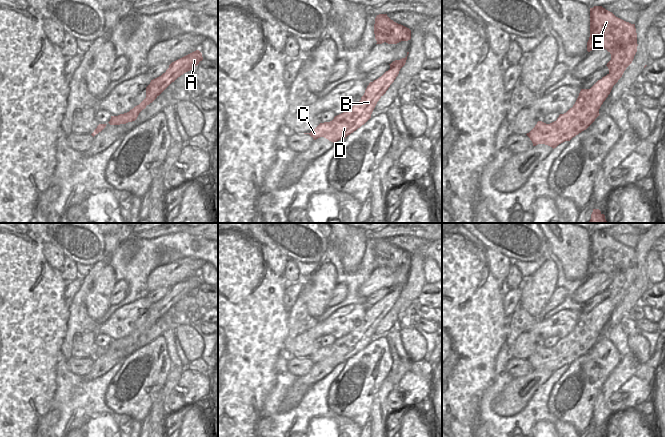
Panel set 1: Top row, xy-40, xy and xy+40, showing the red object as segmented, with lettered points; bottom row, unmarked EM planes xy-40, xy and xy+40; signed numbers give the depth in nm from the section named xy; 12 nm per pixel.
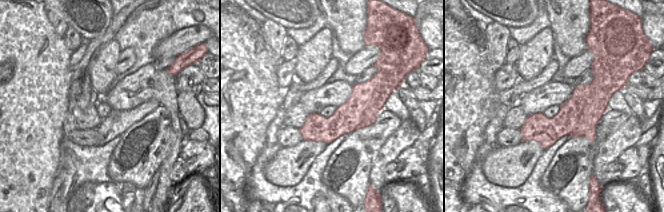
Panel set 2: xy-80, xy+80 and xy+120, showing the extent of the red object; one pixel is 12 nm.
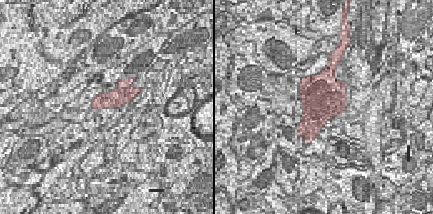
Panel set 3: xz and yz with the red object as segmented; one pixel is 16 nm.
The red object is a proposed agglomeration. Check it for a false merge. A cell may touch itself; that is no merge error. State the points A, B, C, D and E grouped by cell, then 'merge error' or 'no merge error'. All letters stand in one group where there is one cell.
A B C D / E; merge error

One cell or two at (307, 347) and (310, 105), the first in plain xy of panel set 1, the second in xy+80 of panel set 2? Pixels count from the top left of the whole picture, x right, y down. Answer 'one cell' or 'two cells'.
two cells

